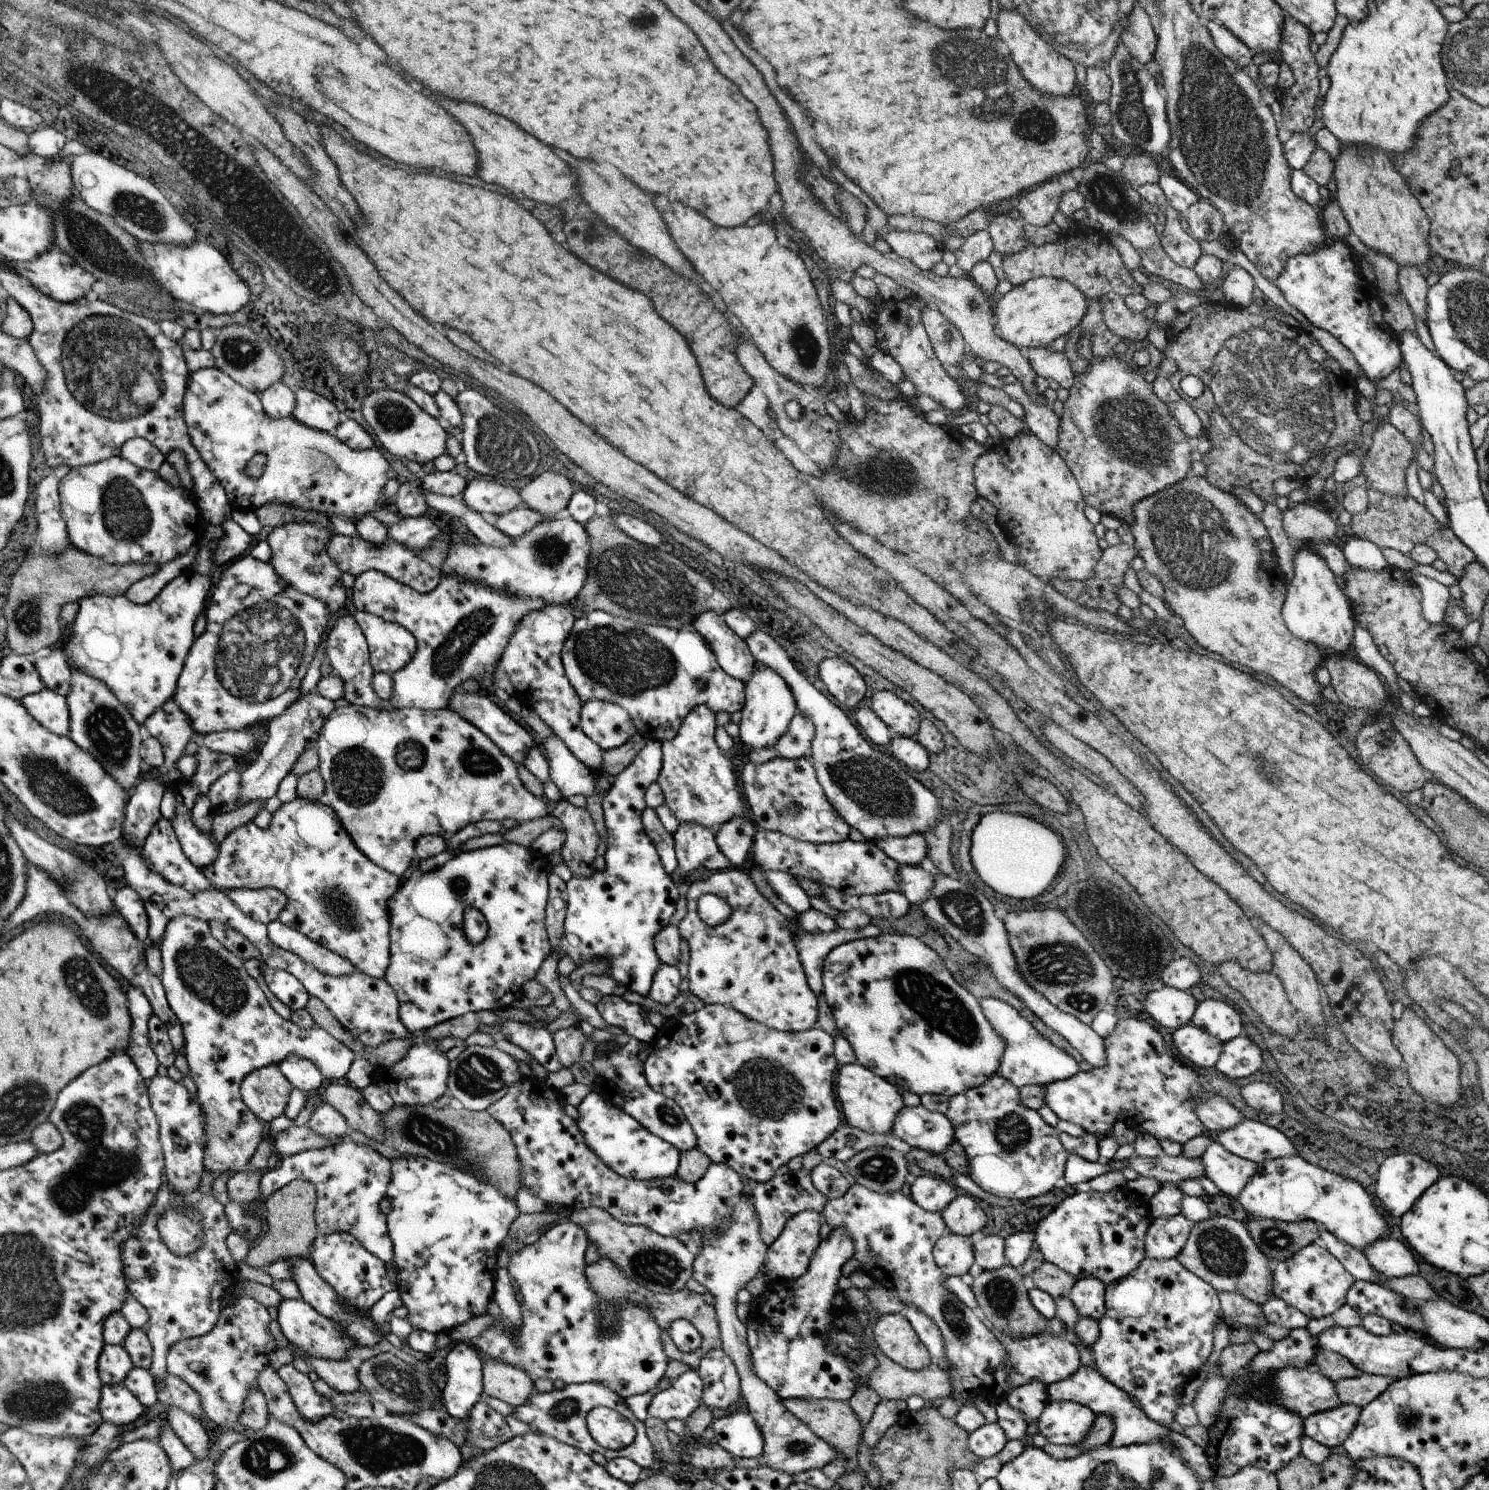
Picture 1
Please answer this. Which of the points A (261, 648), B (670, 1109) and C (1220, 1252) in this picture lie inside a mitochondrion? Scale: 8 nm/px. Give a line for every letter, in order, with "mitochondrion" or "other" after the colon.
A: mitochondrion
B: mitochondrion
C: mitochondrion

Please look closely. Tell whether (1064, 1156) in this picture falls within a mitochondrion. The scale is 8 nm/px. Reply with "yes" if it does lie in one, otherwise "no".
no

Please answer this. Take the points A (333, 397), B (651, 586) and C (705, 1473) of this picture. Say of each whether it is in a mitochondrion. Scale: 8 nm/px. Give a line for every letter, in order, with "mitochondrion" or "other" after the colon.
A: other
B: mitochondrion
C: other

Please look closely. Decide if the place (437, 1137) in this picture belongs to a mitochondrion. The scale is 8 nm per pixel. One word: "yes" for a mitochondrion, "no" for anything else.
yes

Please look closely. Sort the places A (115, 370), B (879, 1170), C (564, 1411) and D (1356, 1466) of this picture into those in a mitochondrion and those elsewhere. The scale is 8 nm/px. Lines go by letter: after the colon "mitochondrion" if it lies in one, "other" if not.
A: mitochondrion
B: mitochondrion
C: mitochondrion
D: other

